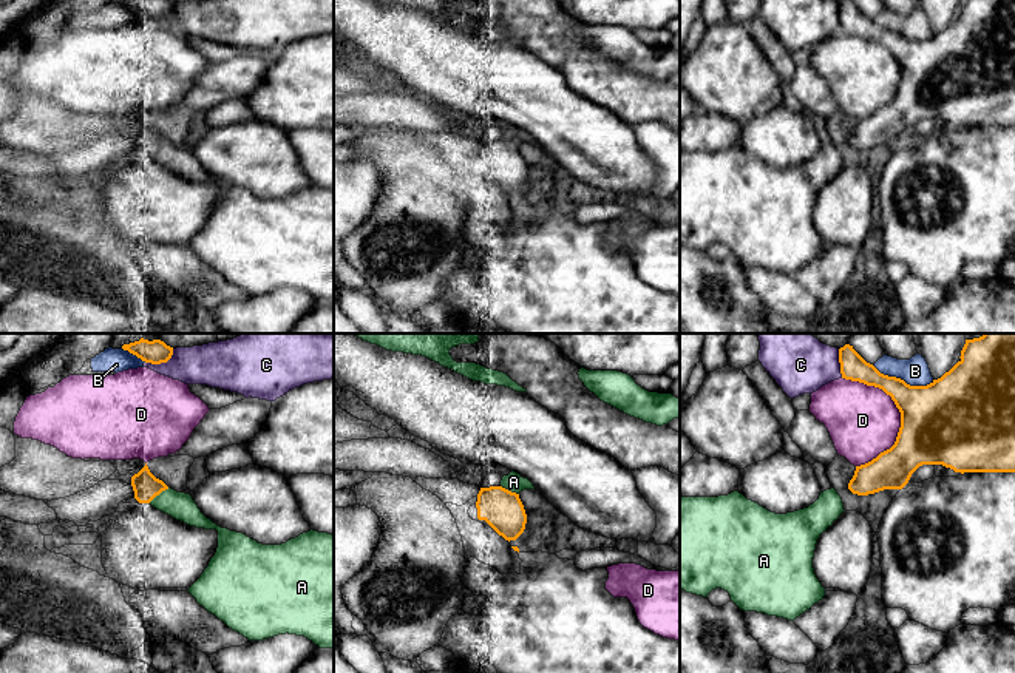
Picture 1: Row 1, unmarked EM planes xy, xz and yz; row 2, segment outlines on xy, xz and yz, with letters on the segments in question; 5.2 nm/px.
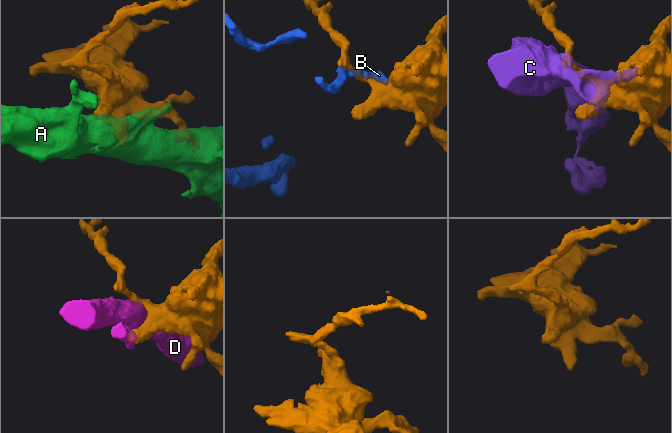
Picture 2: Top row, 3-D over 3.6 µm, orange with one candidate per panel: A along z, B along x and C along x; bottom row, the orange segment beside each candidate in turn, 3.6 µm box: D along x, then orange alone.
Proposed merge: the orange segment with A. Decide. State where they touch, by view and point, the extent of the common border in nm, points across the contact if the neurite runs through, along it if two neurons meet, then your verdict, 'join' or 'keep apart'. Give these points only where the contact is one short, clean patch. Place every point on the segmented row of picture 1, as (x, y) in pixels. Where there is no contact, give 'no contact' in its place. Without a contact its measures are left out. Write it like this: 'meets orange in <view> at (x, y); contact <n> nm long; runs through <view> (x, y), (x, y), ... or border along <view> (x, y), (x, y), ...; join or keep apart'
meets orange in xy at (158, 494); contact 130 nm long; join

